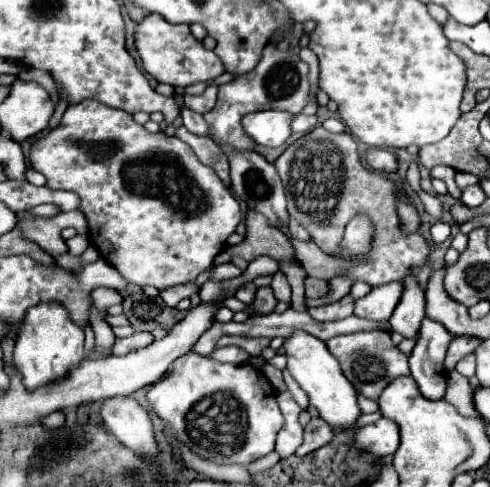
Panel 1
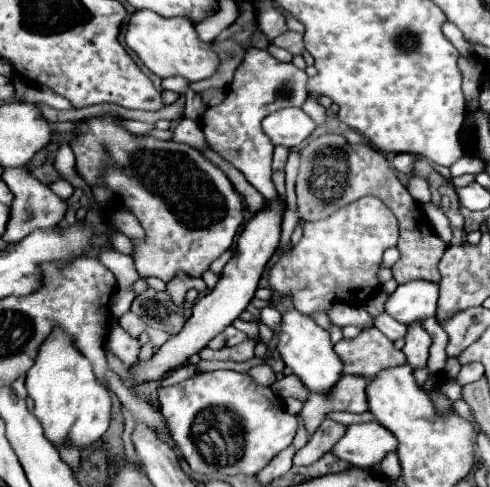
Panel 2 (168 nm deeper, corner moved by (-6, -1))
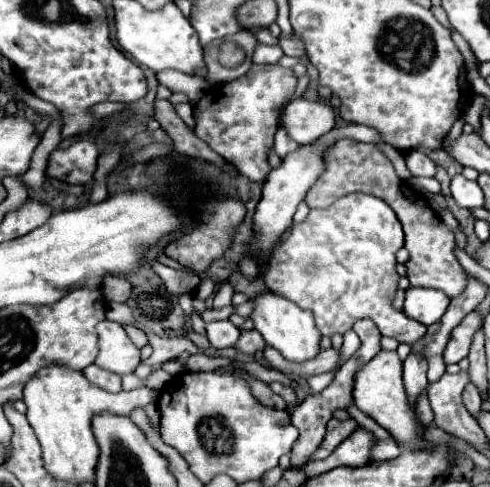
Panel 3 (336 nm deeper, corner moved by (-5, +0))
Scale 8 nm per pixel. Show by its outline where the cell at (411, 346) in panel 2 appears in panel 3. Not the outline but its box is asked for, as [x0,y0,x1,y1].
[403,354,427,406]

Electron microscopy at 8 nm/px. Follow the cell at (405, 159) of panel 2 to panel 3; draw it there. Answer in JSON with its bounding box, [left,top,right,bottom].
[405,150,437,176]

